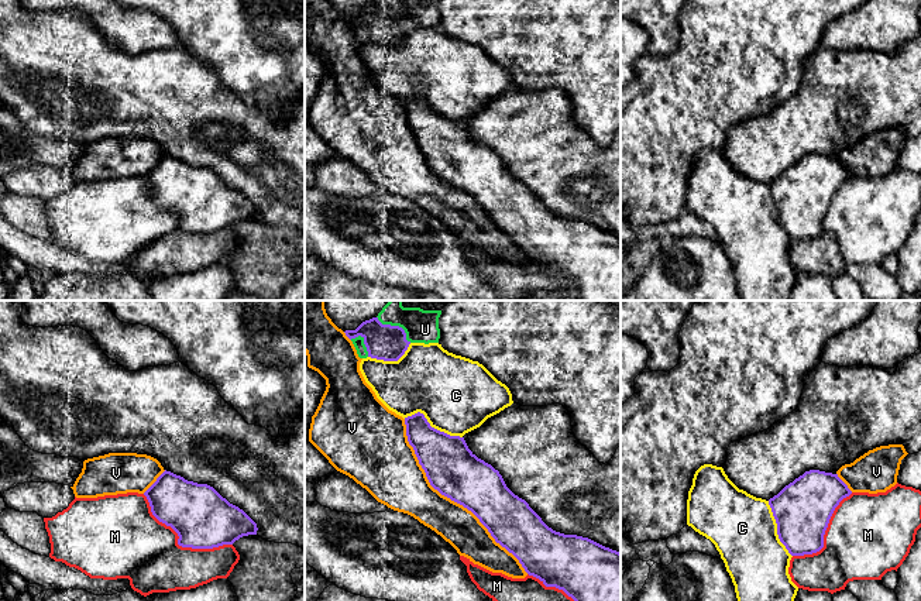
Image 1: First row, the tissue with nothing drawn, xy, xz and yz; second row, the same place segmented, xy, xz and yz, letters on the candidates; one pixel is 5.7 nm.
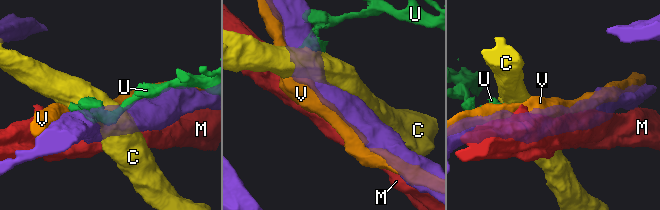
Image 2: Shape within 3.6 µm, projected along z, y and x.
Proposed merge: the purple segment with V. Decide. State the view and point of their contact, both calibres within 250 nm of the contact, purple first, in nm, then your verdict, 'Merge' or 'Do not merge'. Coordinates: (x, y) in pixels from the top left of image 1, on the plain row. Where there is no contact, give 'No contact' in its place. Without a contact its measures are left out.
Touches purple at xz (450, 182). Thickness 300 nm (purple) against 260 nm. Merge

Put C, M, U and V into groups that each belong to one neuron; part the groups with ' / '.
C / M / U / V

